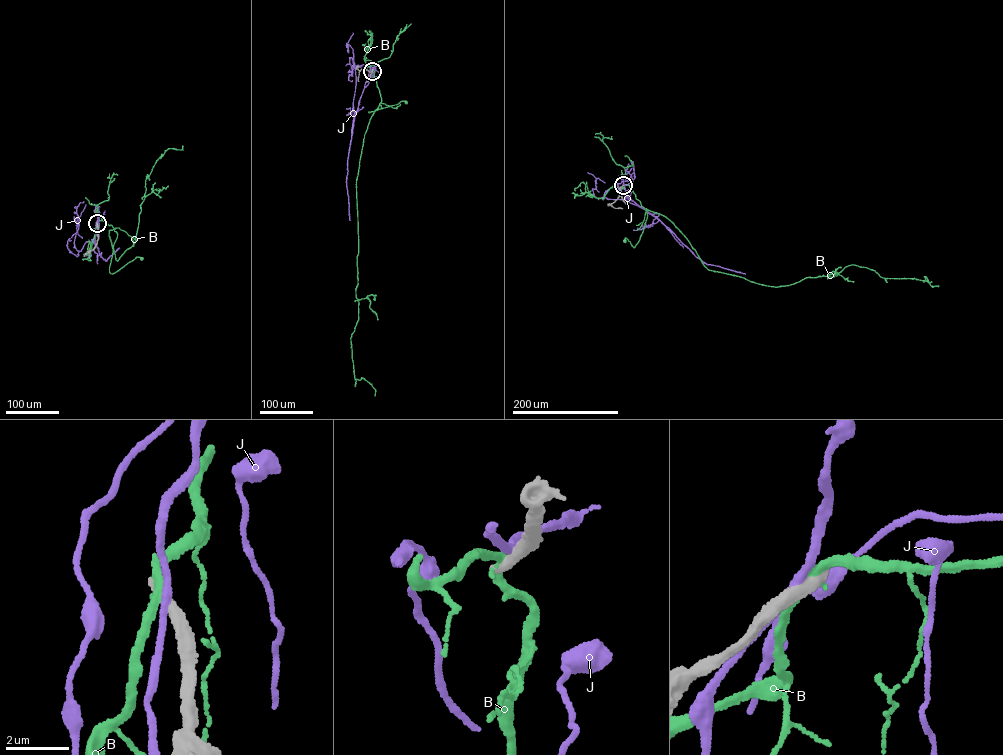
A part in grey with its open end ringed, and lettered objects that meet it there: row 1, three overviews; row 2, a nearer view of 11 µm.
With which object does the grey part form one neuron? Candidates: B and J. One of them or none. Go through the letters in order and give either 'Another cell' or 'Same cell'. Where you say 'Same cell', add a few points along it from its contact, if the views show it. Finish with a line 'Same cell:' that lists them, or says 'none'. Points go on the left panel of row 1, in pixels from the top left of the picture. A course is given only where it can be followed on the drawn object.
B: Another cell
J: Another cell
Same cell: none

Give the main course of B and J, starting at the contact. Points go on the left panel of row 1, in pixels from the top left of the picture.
B: (97, 223), (98, 220), (103, 221), (117, 233), (110, 273), (137, 257), (141, 258)
J: (97, 223), (95, 241), (94, 237), (77, 250), (76, 211), (83, 201)

